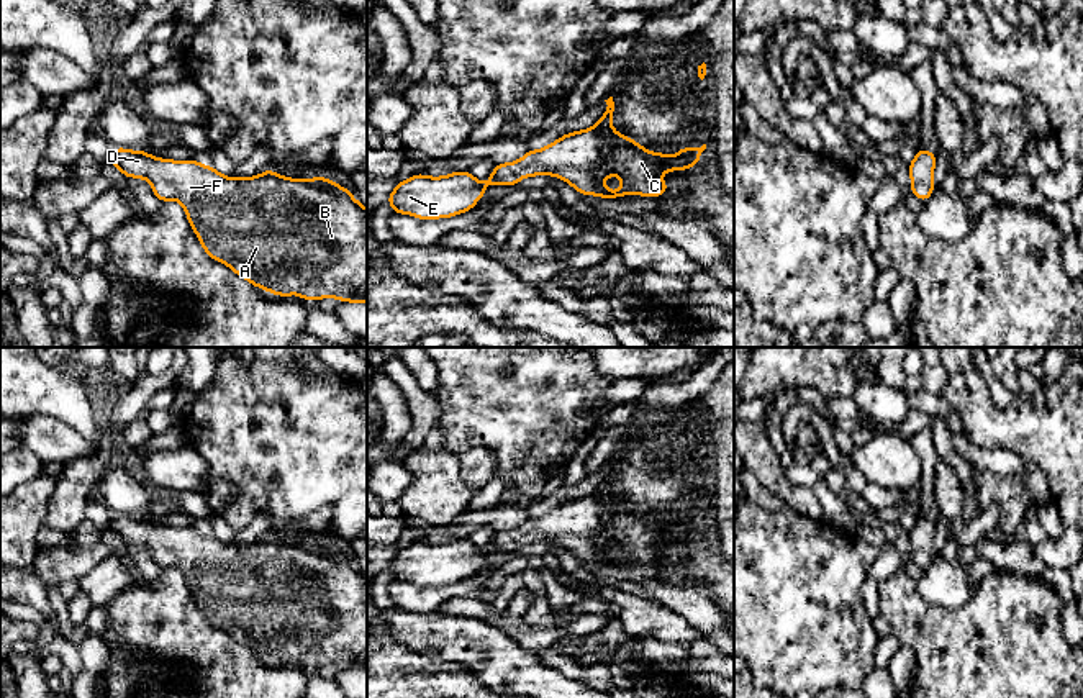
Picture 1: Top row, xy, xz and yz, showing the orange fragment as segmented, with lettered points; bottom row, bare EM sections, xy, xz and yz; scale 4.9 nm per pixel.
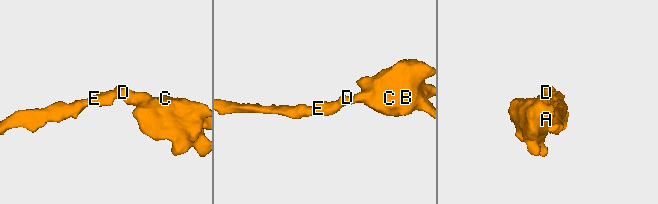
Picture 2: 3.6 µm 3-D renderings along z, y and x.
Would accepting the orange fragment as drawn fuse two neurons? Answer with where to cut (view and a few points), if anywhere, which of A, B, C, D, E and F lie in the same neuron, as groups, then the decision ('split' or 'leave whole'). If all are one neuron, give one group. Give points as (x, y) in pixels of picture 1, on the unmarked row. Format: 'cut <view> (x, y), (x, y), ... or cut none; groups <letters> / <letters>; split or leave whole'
cut none; groups A B C D E F; leave whole

